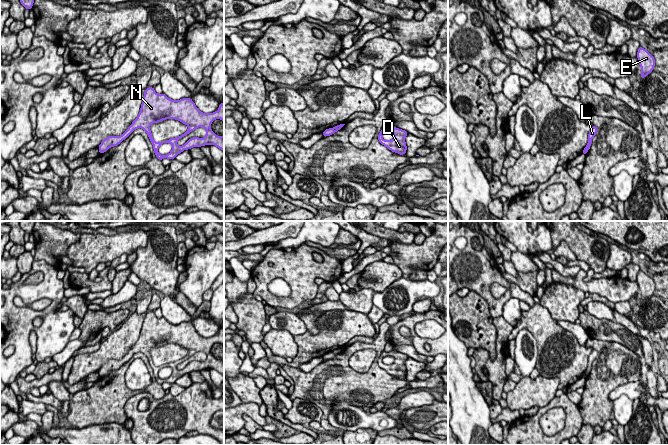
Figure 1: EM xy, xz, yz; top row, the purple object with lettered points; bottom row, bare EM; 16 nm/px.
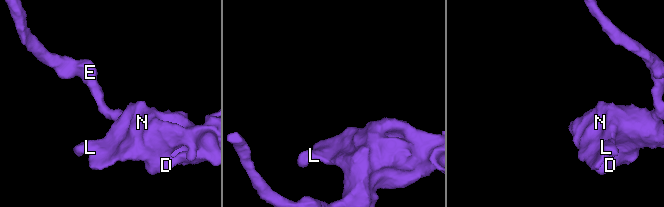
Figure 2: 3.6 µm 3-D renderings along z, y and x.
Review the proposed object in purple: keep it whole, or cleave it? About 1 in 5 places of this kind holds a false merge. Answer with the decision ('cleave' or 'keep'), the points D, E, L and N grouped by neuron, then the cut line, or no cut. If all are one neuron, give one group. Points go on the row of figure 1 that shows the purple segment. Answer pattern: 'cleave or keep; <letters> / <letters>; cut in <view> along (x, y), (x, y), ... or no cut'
keep; D E L N; no cut

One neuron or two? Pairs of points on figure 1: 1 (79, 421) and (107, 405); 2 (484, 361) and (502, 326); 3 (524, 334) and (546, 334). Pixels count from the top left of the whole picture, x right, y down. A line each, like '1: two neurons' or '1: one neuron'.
1: one neuron
2: one neuron
3: two neurons

